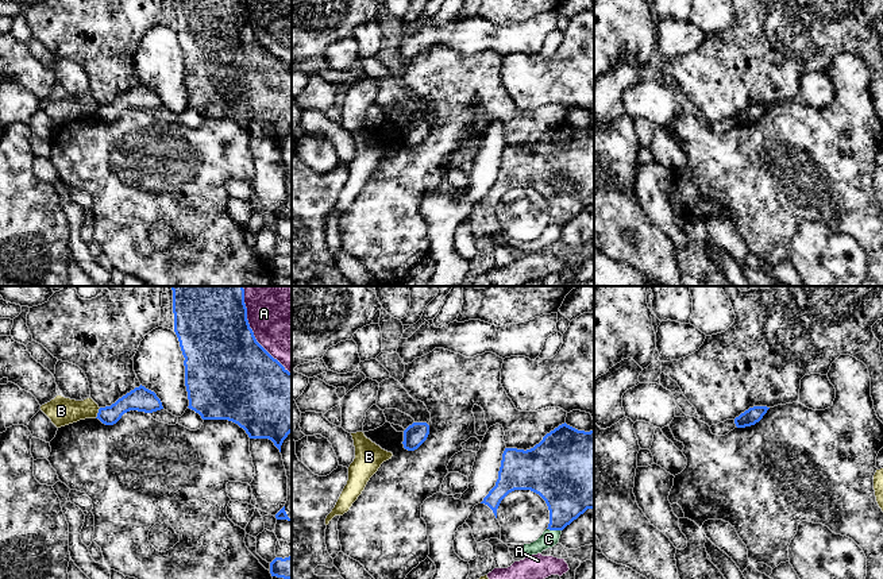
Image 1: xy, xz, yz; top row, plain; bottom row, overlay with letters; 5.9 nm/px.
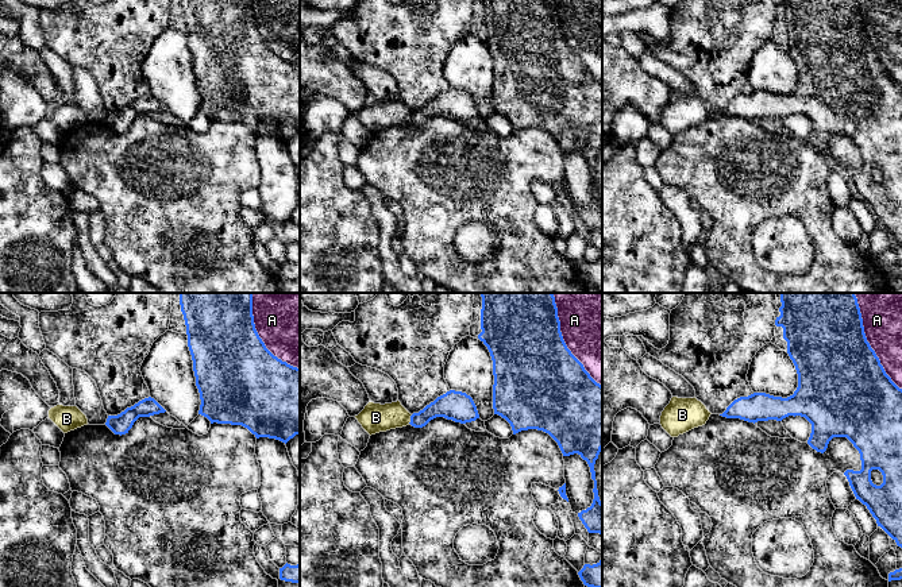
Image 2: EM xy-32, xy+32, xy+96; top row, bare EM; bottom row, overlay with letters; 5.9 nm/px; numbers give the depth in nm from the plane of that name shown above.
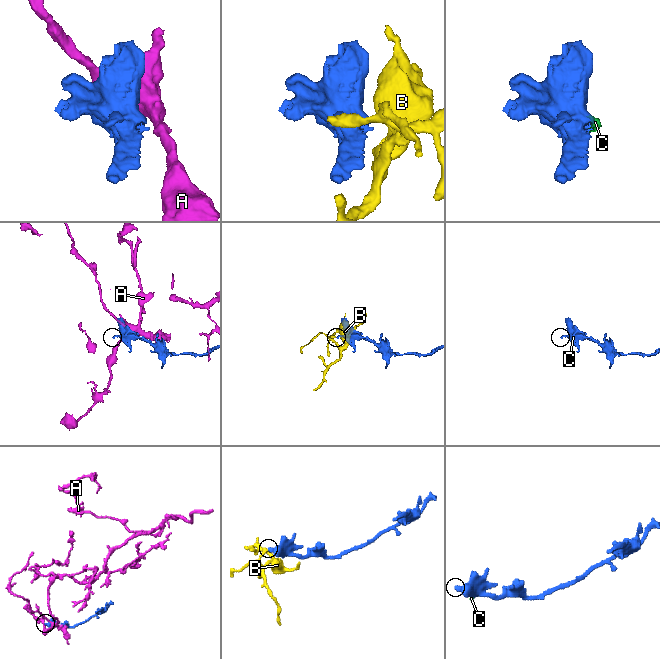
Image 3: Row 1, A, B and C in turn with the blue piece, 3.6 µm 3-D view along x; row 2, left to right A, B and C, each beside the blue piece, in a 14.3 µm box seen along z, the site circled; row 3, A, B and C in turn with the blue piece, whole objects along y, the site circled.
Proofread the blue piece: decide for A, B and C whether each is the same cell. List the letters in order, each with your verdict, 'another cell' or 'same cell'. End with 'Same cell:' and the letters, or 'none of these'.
A: another cell
B: another cell
C: same cell
Same cell: C

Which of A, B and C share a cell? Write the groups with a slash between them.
A / B / C

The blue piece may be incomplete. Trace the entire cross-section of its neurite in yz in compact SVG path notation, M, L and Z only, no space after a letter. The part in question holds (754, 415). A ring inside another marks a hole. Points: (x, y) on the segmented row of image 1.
M753 406L741 413L739 417L734 418L734 424L737 428L745 428L755 425L759 422L763 416L767 413L770 408L767 406Z

